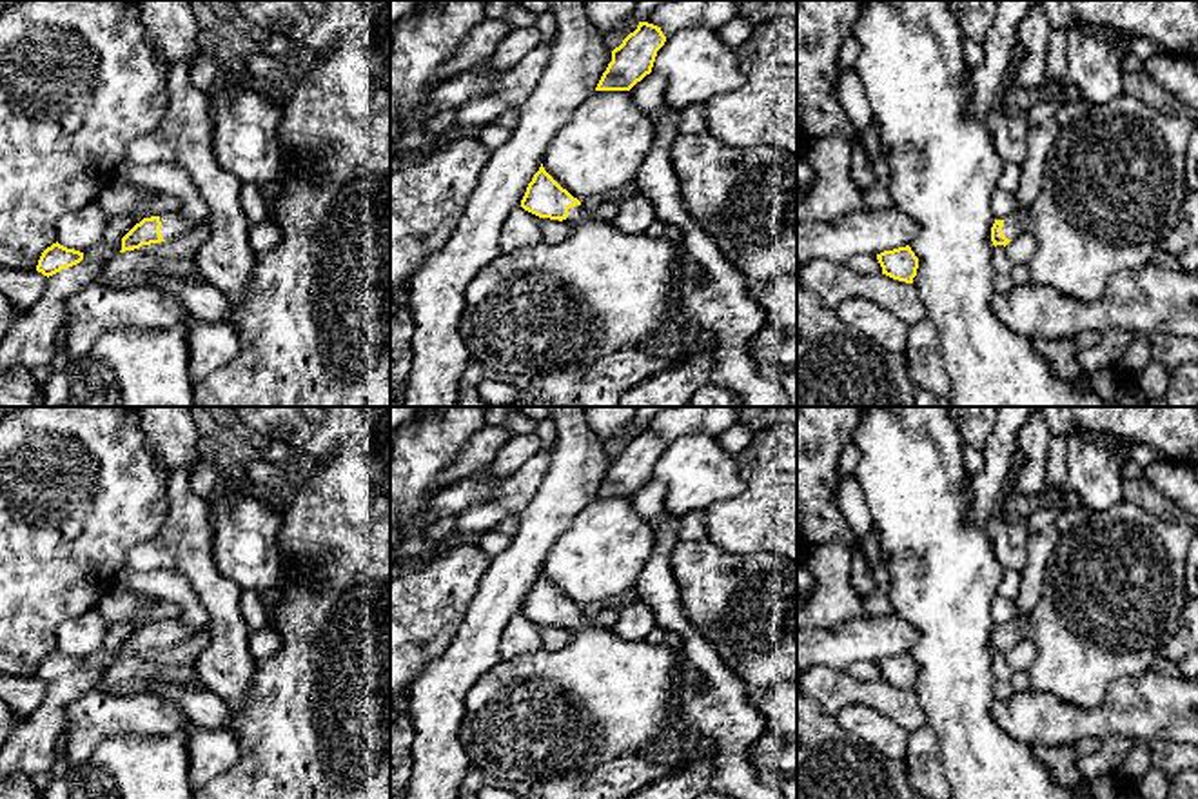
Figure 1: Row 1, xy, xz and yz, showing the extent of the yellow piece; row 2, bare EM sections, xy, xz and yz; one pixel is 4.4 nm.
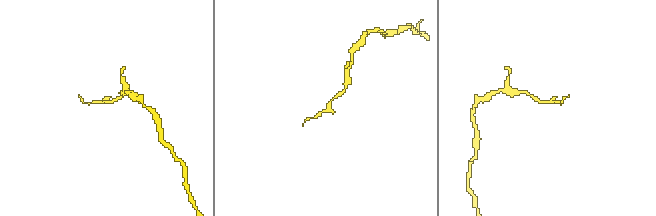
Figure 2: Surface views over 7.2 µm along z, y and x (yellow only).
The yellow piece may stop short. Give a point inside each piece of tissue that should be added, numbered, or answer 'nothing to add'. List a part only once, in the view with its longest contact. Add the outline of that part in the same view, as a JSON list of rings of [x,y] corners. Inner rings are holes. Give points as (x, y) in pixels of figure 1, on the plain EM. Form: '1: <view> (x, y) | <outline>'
1: xy (173, 632) | [[[180,619],[163,621],[160,623],[160,628],[162,628],[160,639],[165,648],[183,643],[185,639],[191,637]]]

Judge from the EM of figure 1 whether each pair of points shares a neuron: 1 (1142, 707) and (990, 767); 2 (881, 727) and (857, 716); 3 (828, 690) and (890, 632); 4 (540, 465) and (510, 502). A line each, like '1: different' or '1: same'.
1: different
2: same
3: different
4: same

